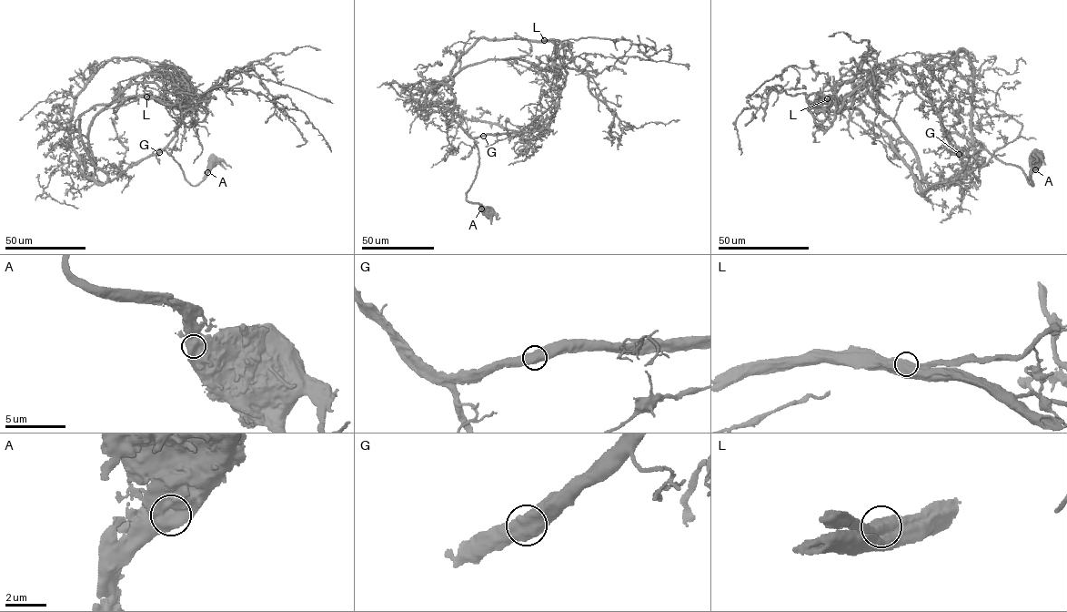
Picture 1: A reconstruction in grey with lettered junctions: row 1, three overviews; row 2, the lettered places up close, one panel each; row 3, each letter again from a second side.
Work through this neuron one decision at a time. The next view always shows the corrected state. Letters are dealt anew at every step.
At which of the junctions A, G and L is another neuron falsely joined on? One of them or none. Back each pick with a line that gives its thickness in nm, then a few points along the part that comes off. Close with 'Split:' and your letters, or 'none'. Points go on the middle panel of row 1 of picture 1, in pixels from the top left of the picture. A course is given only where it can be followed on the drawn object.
L: 1050 nm thick; foreign part runs (544, 41), (596, 37), (630, 40), (647, 56), (670, 47), (669, 59)
Split: L

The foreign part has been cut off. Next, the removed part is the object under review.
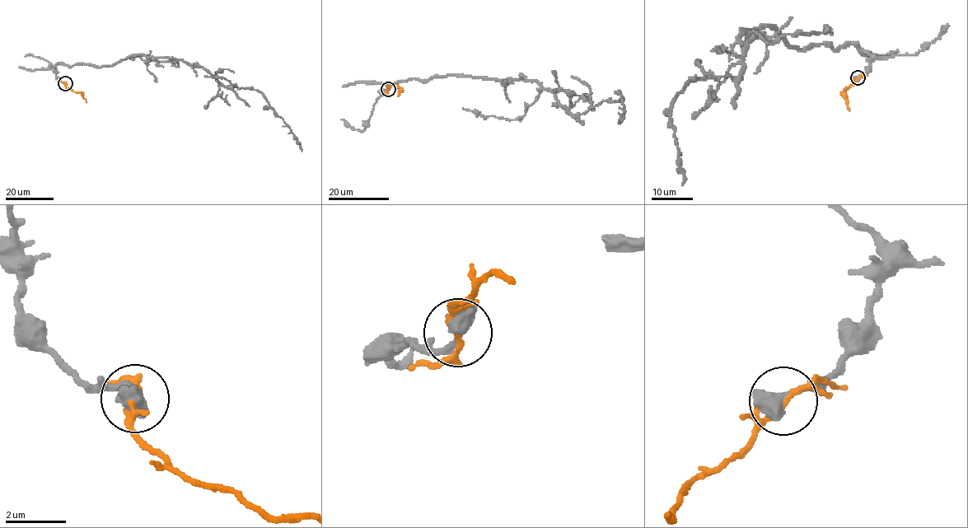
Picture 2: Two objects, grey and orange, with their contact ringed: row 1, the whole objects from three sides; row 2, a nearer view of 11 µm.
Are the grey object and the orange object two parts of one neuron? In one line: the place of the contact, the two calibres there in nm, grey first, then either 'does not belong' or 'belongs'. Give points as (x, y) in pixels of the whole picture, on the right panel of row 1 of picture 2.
(858, 77) | 650/160 nm | does not belong

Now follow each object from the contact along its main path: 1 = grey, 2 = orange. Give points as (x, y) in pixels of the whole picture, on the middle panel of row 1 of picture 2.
1: (388, 90), (381, 91), (409, 79), (451, 76), (538, 81), (573, 116), (622, 97), (618, 121)
2: (388, 90), (387, 86), (393, 83), (400, 90), (398, 96)

